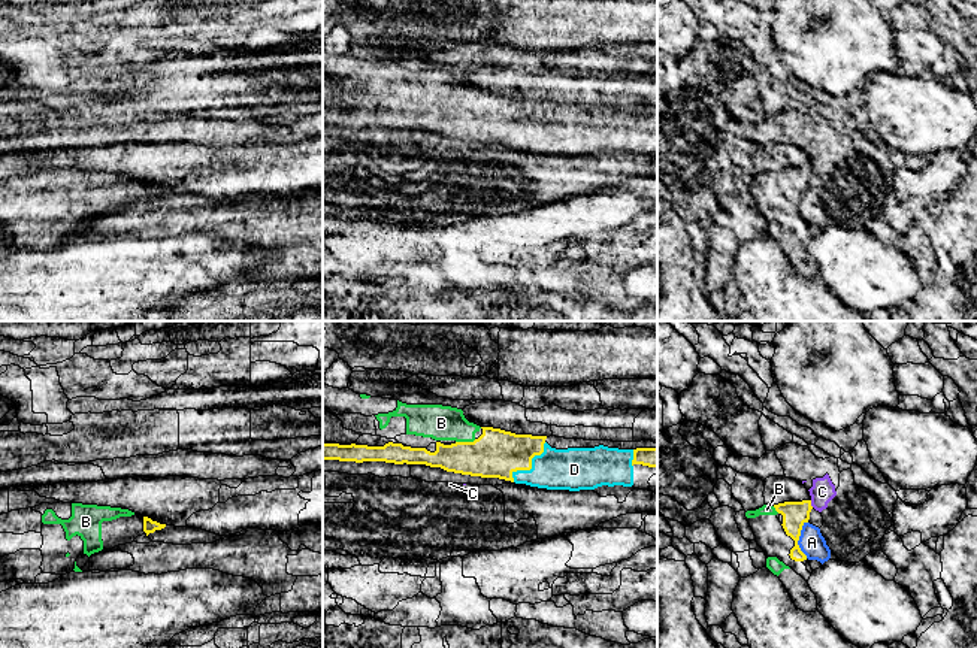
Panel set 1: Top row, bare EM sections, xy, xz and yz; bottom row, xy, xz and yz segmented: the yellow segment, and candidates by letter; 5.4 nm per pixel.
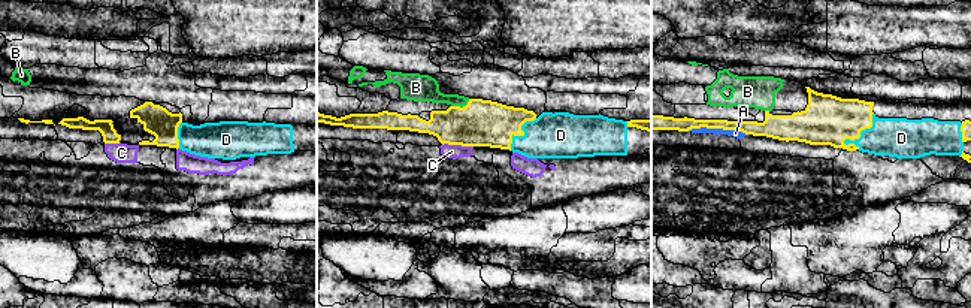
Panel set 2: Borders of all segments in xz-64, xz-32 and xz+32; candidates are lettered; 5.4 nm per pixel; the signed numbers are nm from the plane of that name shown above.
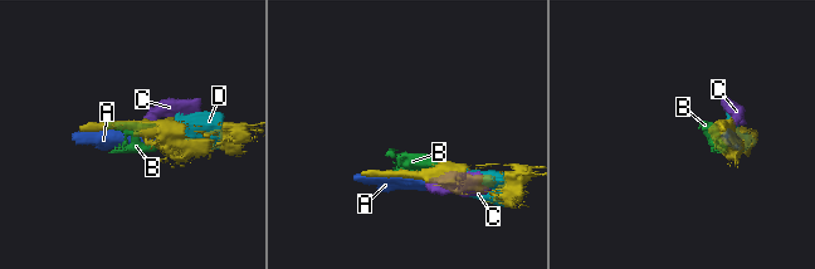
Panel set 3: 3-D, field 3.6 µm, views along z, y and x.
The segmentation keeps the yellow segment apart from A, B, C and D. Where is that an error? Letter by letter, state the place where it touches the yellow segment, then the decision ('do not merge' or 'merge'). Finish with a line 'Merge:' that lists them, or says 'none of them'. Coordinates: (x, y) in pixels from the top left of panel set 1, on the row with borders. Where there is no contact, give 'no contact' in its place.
A: contact yz (798, 539); do not merge
B: contact xz (465, 442); merge
C: contact yz (810, 503); do not merge
D: contact xz (531, 466); merge
Merge: B, D

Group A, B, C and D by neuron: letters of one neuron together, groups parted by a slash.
A C / B D

